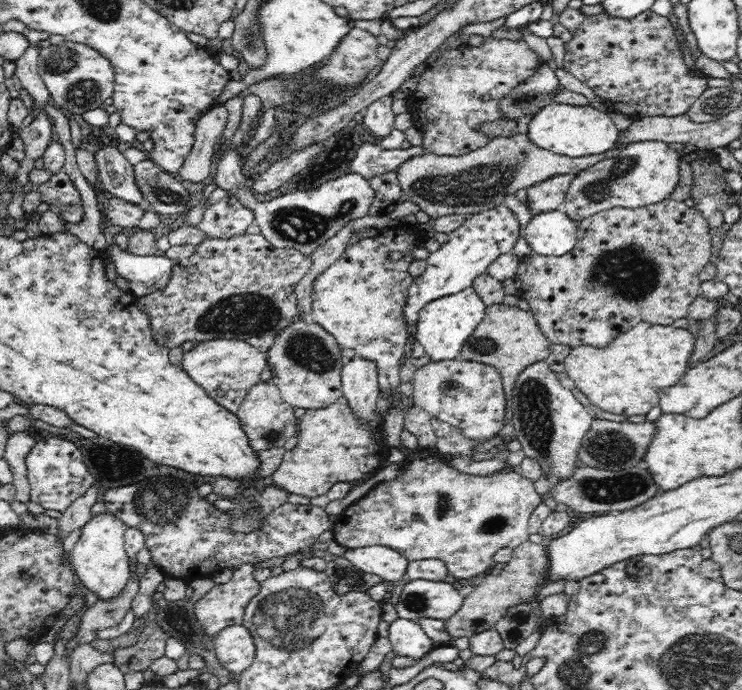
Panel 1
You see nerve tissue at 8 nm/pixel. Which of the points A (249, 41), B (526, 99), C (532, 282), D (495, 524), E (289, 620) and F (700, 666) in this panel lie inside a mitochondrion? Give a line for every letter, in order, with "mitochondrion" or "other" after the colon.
A: mitochondrion
B: mitochondrion
C: other
D: mitochondrion
E: mitochondrion
F: mitochondrion

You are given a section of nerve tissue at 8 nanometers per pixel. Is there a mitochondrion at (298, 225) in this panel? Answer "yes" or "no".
yes

